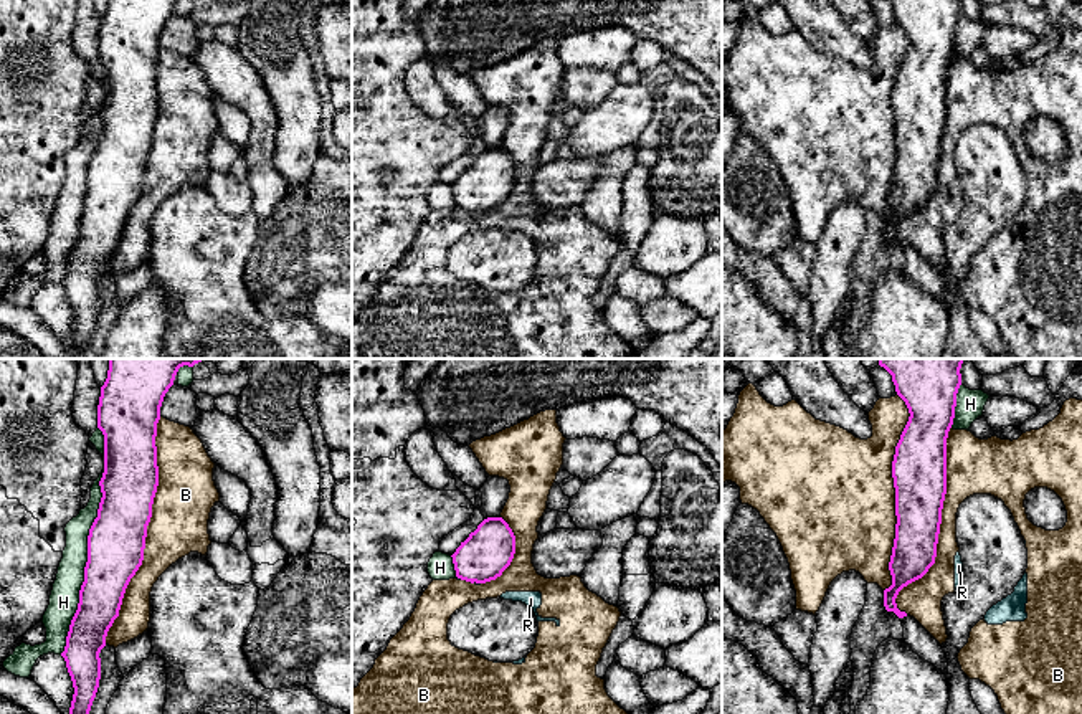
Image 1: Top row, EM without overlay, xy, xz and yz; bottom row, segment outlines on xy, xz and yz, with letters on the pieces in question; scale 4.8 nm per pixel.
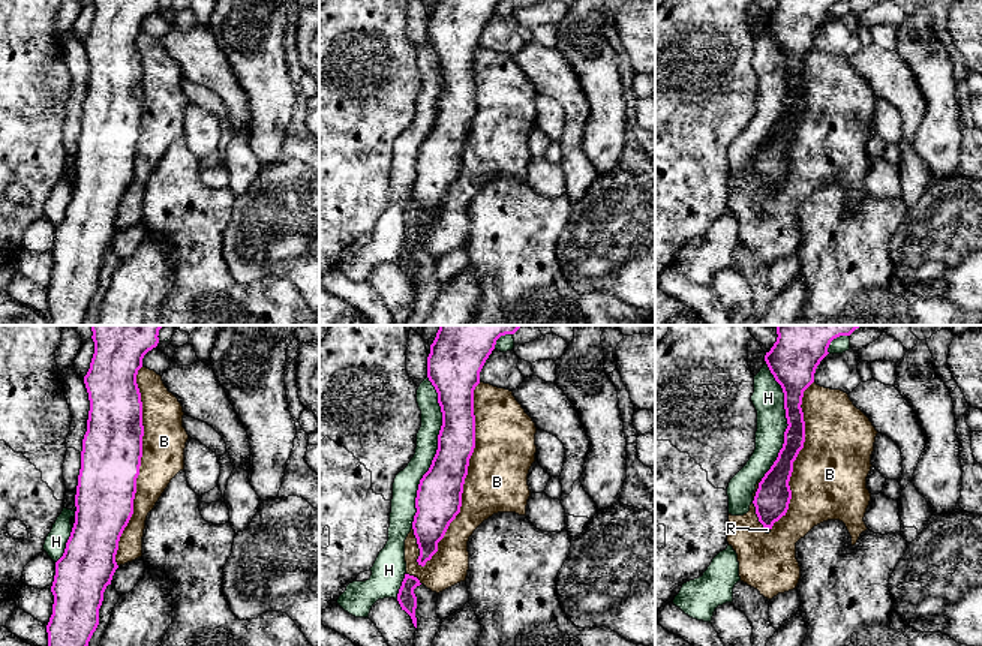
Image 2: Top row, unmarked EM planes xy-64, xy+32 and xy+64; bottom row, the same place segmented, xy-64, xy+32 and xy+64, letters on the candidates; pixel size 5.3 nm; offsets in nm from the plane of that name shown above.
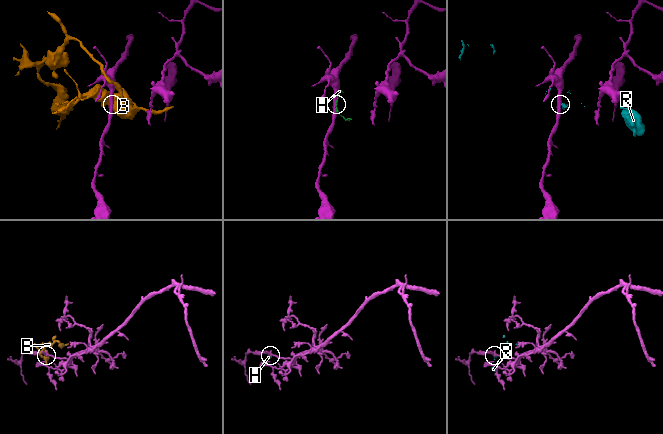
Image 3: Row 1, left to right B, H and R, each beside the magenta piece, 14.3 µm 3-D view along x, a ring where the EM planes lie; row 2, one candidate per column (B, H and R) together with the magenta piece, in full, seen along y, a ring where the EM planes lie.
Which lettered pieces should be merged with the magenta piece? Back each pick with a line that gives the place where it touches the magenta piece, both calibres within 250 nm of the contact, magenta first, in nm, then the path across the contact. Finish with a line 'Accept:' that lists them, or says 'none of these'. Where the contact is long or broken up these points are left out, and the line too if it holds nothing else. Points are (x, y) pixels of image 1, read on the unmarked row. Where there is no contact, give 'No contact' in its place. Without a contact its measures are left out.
Accept: none of these

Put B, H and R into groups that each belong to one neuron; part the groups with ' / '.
B R / H

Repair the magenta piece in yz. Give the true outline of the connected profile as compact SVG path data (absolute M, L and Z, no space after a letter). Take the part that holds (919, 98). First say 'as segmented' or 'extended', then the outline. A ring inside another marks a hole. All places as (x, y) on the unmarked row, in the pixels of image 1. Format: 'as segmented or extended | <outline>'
as segmented | M887 0L897 25L909 38L909 51L895 76L892 107L895 117L895 169L889 200L892 215L884 220L884 236L899 248L907 246L897 238L895 228L909 213L922 208L935 193L947 124L947 68L953 55L956 23L961 15L960 0Z

